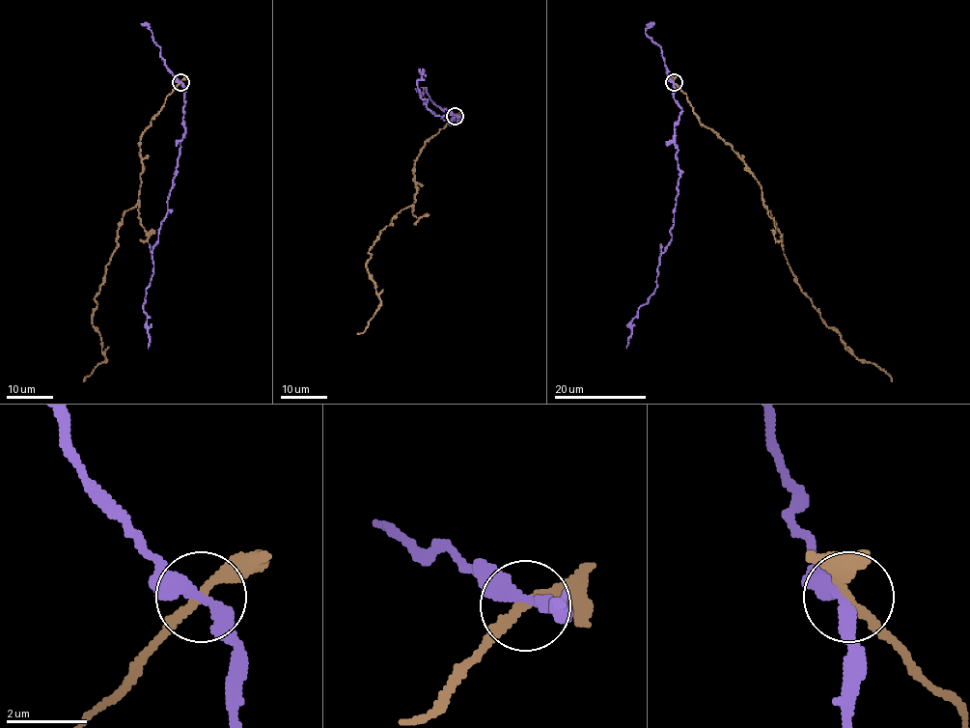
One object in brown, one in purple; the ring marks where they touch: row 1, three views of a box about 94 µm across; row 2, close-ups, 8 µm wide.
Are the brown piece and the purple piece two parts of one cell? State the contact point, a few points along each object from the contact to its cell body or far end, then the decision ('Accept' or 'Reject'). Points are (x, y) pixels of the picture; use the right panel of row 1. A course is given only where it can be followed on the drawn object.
Place: (674, 82). Course of brown: (674, 82), (699, 122), (732, 147), (761, 186), (795, 282), (821, 320), (860, 360), (882, 369), (892, 381). Course of purple: (673, 82), (681, 113), (674, 127), (679, 178), (672, 240), (661, 254), (654, 293), (631, 322), (626, 348). Reject

